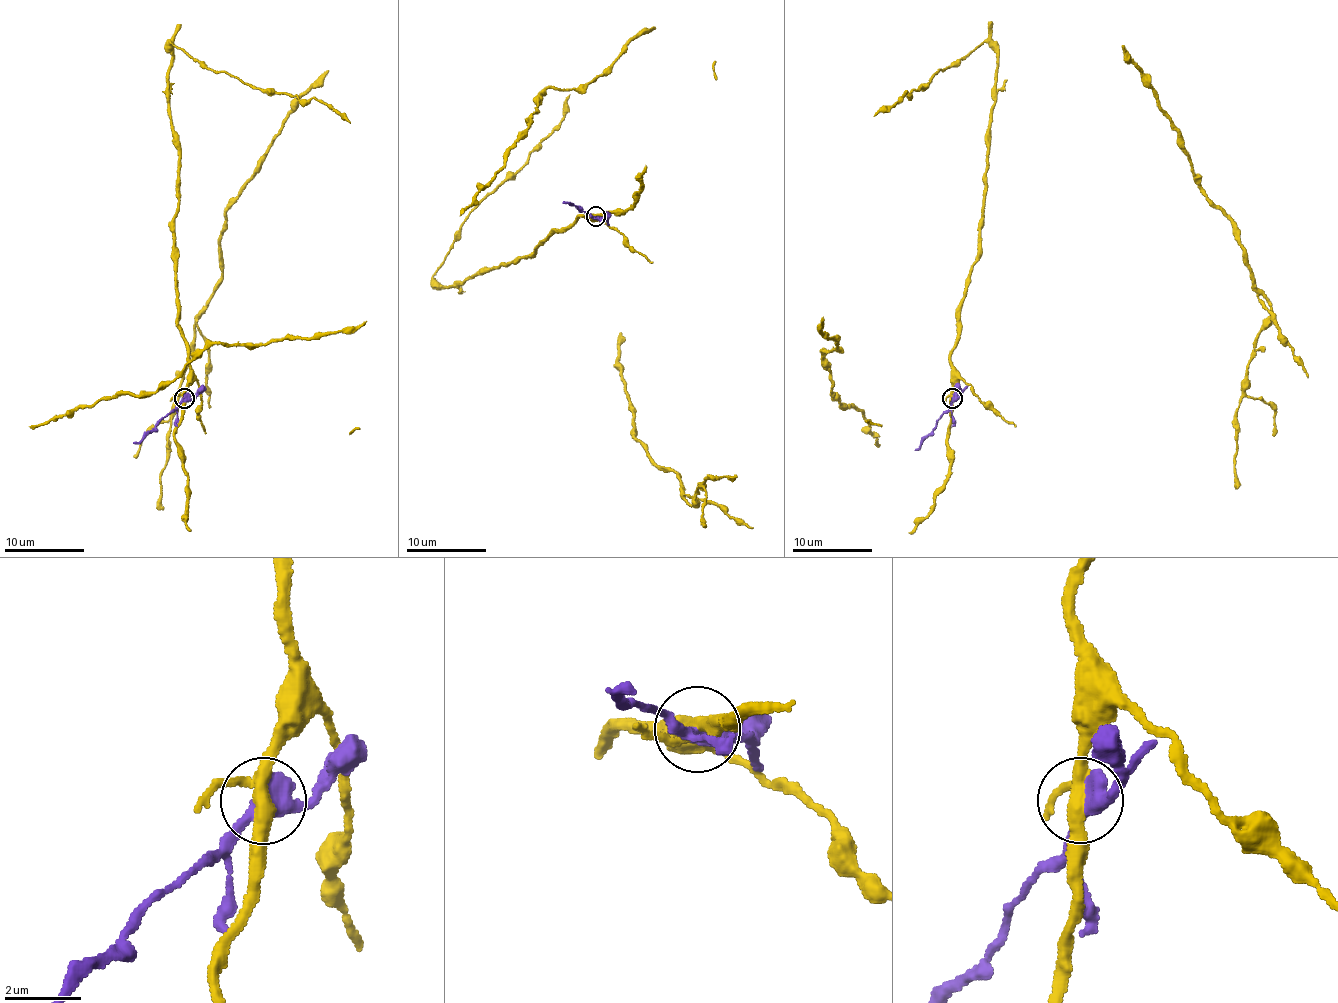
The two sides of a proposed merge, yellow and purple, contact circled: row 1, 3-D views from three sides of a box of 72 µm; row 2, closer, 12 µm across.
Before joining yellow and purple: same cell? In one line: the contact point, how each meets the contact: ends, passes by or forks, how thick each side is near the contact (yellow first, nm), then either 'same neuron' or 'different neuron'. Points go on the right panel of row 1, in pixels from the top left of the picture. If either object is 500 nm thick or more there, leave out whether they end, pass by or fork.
at (952, 398); yellow forks there; purple passes by; 320 nm thick on the yellow side, 400 nm on the other; different neuron

